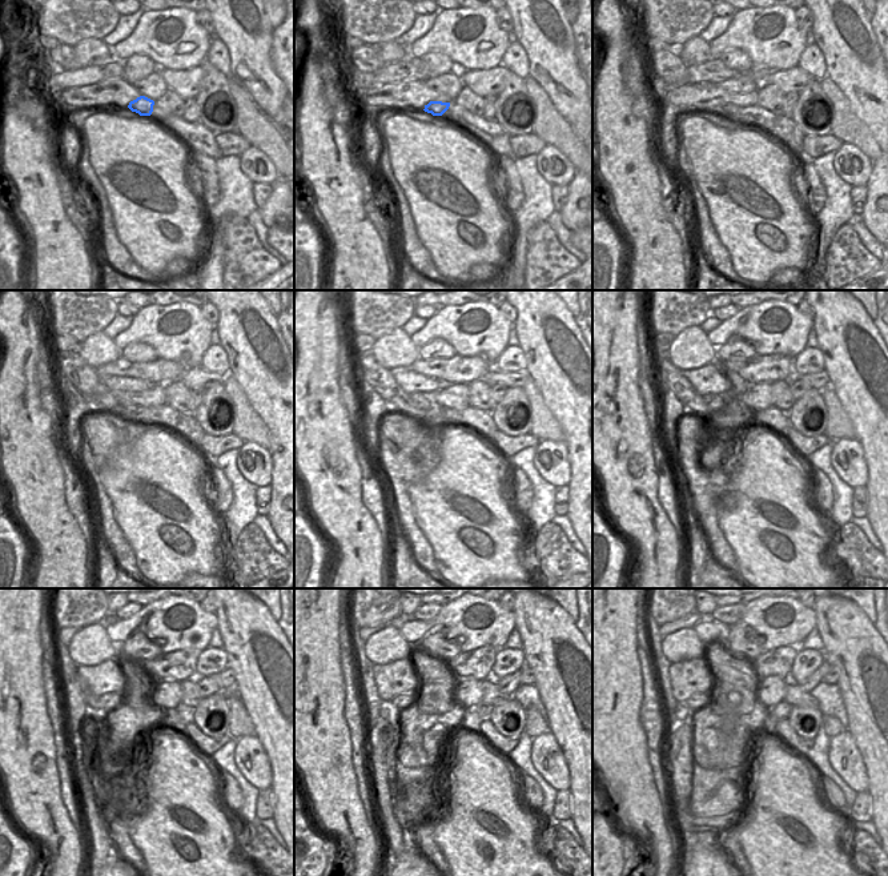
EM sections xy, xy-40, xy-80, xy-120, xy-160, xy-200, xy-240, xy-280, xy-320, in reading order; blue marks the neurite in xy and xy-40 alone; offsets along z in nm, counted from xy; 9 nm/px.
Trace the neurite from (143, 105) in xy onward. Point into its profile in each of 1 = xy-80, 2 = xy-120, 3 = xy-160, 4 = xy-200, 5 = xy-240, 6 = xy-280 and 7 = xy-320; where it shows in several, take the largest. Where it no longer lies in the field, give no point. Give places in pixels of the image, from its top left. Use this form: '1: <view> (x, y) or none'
1: xy-80 (728, 109)
2: xy-120 (123, 402)
3: xy-160 (420, 401)
4: xy-200 (714, 402)
5: xy-240 (112, 700)
6: xy-280 (405, 700)
7: xy-320 (698, 700)

